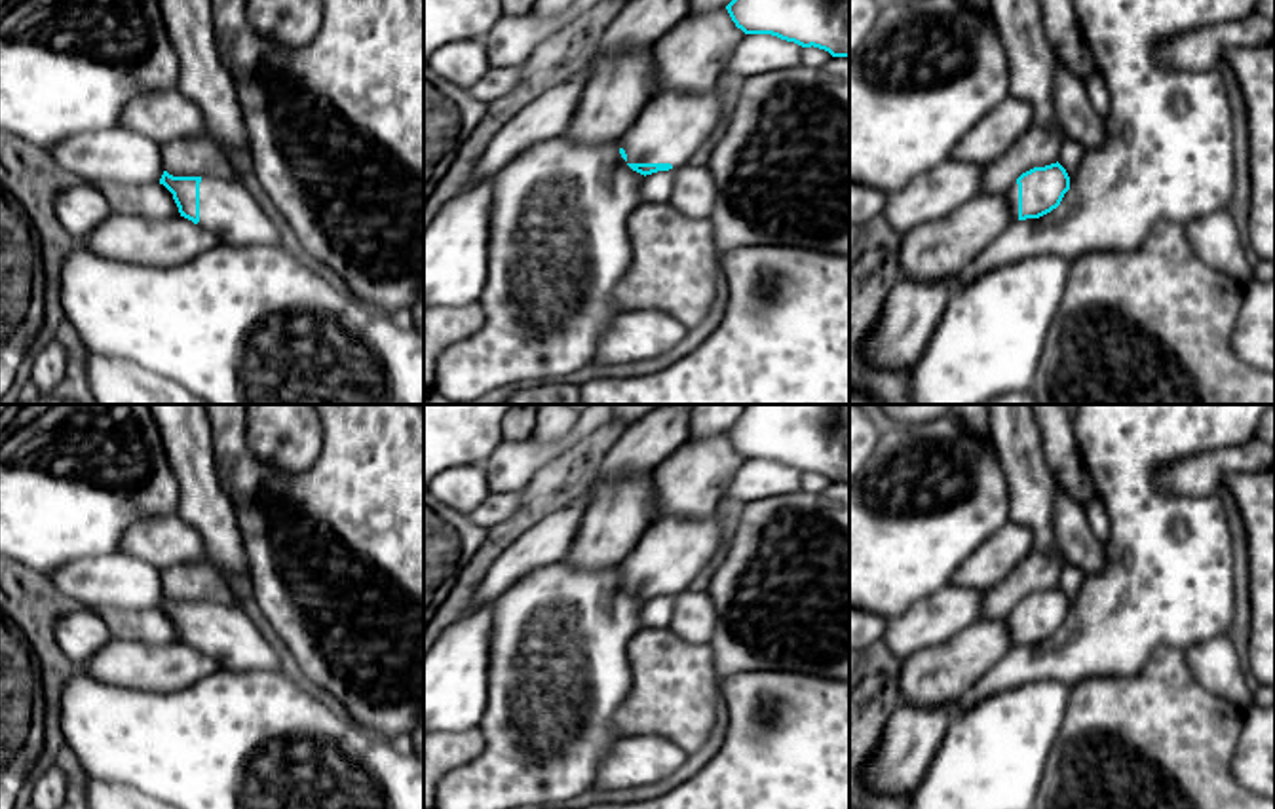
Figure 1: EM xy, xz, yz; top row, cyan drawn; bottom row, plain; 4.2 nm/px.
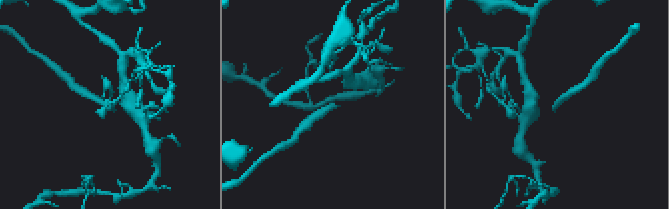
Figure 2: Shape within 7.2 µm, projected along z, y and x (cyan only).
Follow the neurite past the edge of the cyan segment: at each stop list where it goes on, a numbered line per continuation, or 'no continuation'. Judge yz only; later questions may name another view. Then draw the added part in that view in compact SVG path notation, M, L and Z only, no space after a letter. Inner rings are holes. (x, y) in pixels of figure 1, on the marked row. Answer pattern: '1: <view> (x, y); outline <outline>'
1: yz (1011, 196); outline M1013 182L1011 190L1005 194L1009 207L1011 207L1011 218L1018 220L1018 184Z

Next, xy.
1: xy (227, 207); outline M201 177L198 226L226 245L279 245L279 226L268 218L241 180Z

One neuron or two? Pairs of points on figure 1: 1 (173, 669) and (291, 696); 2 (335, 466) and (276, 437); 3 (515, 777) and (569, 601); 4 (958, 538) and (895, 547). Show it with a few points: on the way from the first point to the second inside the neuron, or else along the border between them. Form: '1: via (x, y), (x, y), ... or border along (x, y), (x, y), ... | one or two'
1: border along (219, 667), (183, 688), (162, 694) | two
2: border along (322, 424), (310, 466), (272, 466) | two
3: via (546, 733), (550, 699), (559, 671), (559, 644) | one
4: via (943, 538), (911, 538) | one

